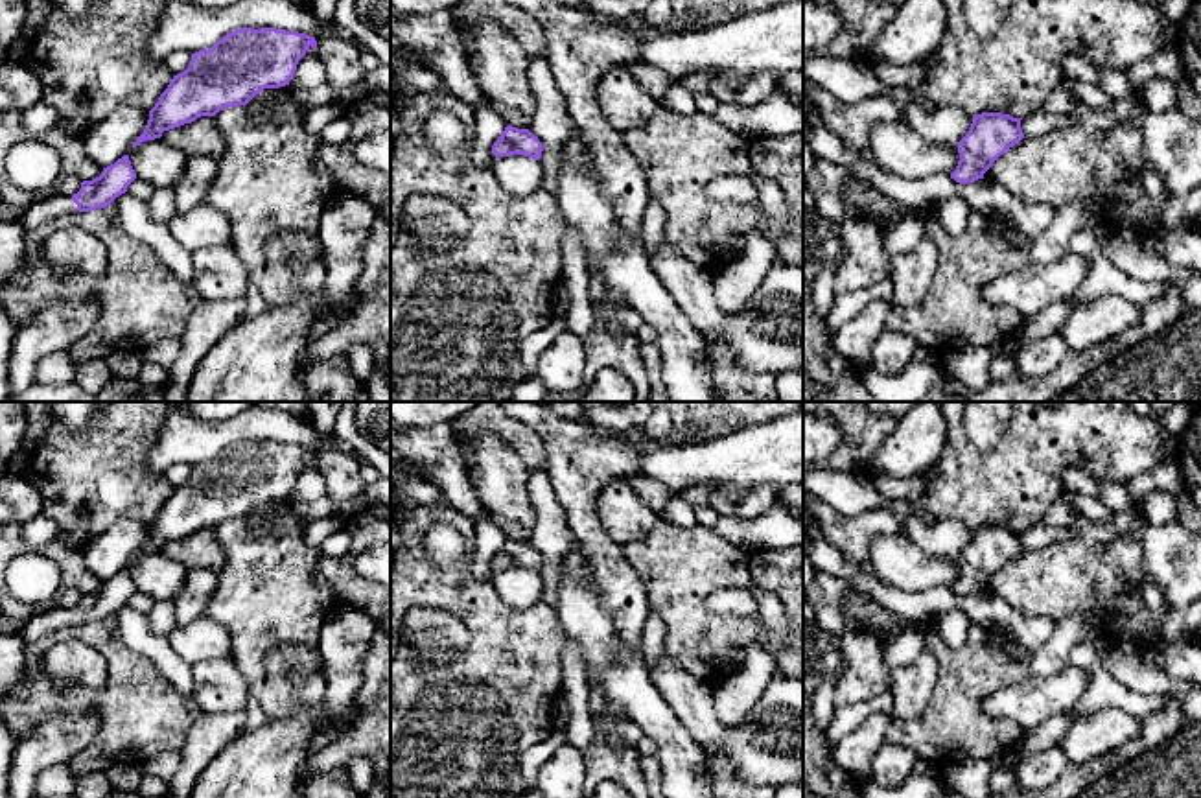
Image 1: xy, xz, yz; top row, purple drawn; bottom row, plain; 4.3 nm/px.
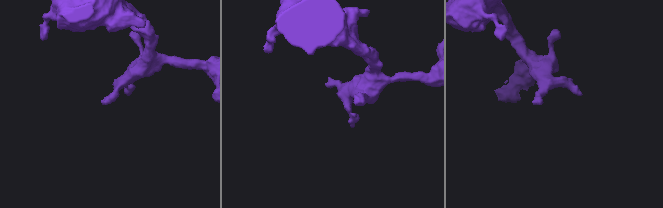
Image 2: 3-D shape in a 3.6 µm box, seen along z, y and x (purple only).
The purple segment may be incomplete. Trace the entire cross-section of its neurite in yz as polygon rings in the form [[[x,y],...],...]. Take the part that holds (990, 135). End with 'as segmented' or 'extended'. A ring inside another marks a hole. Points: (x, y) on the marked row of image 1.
[[[1002,112],[973,116],[967,135],[958,144],[960,160],[950,177],[960,184],[984,179],[993,162],[1024,138],[1020,120]]]; as segmented

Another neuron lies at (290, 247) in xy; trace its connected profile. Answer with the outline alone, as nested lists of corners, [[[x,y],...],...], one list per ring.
[[[286,230],[269,238],[265,256],[282,264],[309,264],[321,260],[324,264],[324,247],[321,240],[304,232]]]

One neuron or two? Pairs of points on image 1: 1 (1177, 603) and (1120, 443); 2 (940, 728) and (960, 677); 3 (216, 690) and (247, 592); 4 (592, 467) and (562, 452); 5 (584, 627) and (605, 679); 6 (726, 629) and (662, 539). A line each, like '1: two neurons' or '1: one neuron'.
1: two neurons
2: one neuron
3: two neurons
4: one neuron
5: one neuron
6: one neuron

